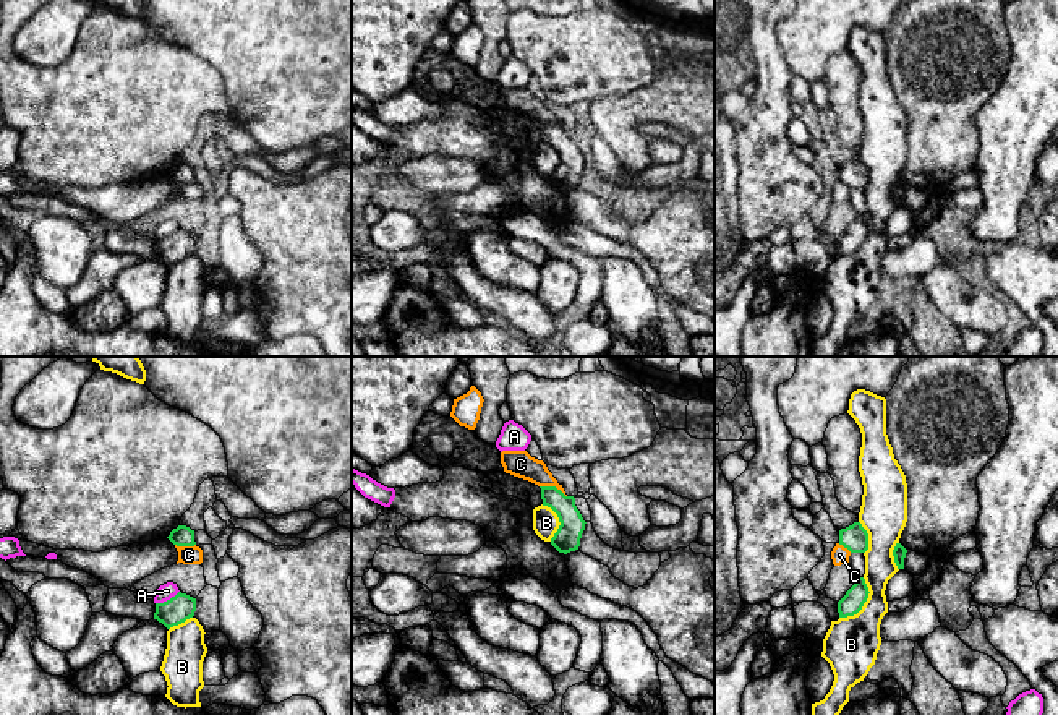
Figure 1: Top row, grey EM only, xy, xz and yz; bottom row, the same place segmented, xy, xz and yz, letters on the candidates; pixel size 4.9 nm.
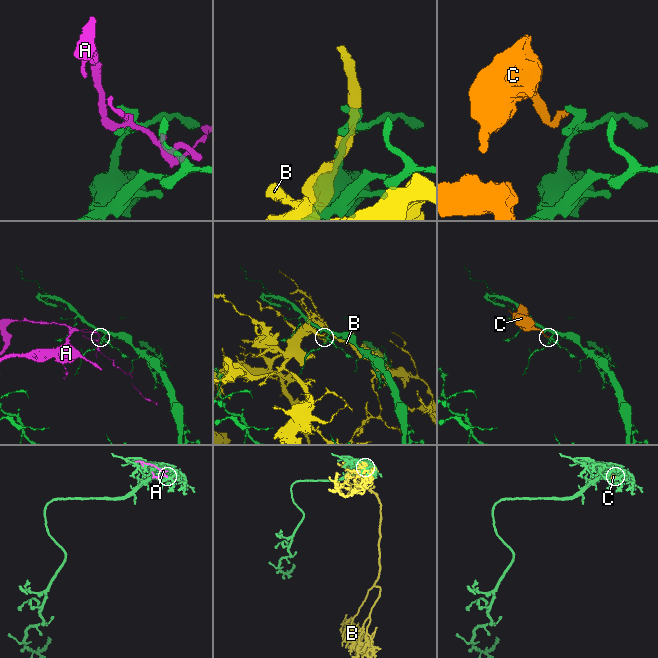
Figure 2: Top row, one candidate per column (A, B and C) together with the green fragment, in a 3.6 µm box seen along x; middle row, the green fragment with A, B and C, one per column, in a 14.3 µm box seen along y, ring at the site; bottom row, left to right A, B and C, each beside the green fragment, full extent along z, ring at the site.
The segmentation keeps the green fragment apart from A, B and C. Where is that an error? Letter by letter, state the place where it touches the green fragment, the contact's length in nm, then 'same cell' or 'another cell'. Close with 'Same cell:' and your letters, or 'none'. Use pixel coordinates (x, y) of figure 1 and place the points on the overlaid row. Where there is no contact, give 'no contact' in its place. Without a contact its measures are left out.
A: meets green in xy at (167, 600); contact 140 nm long; another cell
B: meets green in yz at (864, 602); contact 240 nm long; another cell
C: meets green in xz at (553, 487); contact 150 nm long; another cell
Same cell: none

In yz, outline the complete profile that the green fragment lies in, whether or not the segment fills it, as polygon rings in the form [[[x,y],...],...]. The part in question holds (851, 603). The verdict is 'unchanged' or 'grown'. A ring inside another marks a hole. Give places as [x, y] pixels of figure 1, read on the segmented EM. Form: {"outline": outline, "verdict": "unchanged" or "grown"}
{"outline": [[[864,577],[846,592],[846,595],[838,602],[839,618],[847,618],[857,614],[868,598],[868,587]]], "verdict": "unchanged"}

